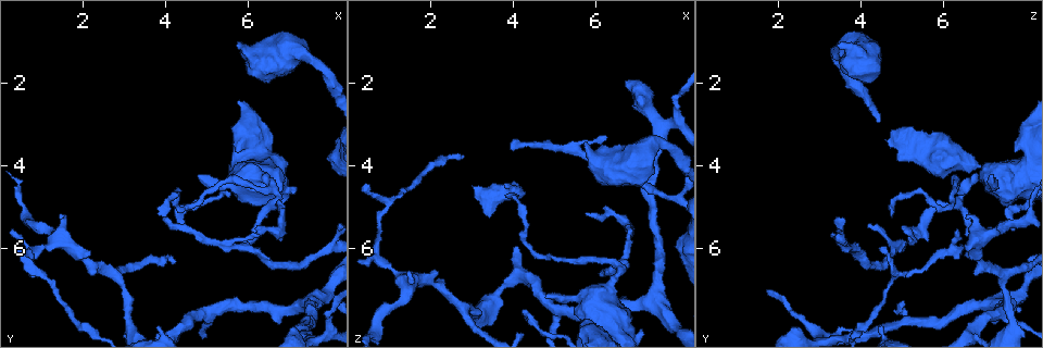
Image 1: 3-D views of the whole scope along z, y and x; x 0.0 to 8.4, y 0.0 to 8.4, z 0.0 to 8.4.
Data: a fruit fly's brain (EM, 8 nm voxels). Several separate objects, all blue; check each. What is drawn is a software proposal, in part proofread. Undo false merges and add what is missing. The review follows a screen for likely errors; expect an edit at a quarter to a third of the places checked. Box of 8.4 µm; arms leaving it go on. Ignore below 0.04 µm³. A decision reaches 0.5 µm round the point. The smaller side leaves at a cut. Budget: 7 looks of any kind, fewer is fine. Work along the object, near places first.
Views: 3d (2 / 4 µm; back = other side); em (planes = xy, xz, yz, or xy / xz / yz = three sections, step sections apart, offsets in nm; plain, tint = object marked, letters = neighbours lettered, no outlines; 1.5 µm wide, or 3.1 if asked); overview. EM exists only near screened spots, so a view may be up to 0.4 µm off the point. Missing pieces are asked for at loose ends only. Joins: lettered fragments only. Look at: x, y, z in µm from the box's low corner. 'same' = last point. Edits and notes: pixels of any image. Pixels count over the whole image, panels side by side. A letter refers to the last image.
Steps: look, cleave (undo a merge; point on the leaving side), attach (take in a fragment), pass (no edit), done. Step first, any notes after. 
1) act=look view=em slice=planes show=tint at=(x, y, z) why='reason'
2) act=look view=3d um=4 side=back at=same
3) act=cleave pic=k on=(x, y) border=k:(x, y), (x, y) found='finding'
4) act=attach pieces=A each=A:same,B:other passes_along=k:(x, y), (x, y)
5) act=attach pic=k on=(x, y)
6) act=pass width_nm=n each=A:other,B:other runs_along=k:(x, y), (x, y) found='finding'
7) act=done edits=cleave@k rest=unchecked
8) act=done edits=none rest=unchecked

act=look view=3d um=4 at=(5.75, 5.75, 5.20)

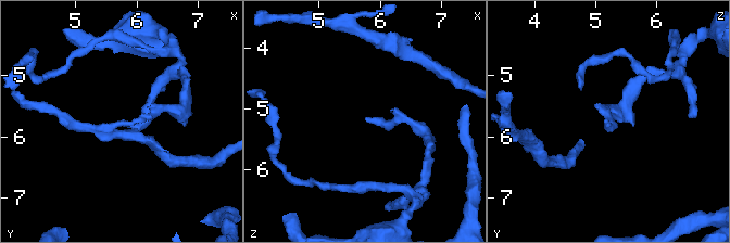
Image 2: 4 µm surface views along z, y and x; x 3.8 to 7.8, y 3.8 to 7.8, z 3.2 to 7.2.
act=look view=em slice=planes show=letters at=(5.70, 5.75, 5.15)

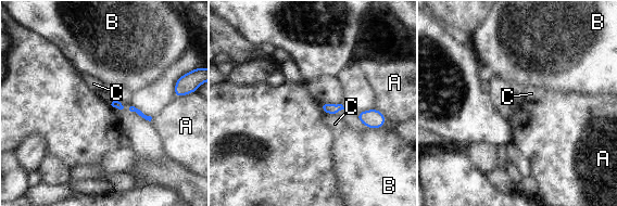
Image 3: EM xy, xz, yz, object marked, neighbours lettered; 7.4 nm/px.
act=pass each=A:other,B:other,C:other border=3:(375, 107), (387, 119) found='no lettered fragment goes on from it'

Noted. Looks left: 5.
act=look view=em slice=planes show=tint at=(6.55, 4.55, 6.45) why='calibre changes'

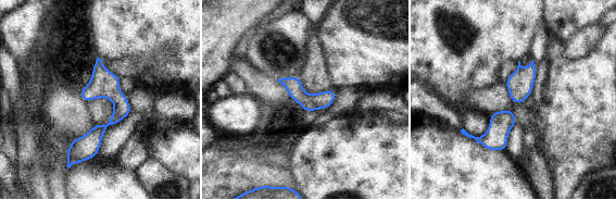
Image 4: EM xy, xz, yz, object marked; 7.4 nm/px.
act=look view=em slice=planes show=letters at=same why='see the neighbours'

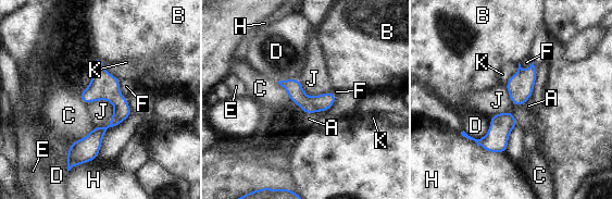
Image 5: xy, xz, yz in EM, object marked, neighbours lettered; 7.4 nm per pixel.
act=pass longest_contact=H:380nm each=A:other,B:other,C:other,D:other,E:other,F:other,H:other,J:other,K:other runs_along=5:(99, 64), (119, 116), (91, 148) found='all the same neuron'

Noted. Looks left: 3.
act=look view=3d um=2 at=(1.45, 5.85, 6.75) why='three-way junction'

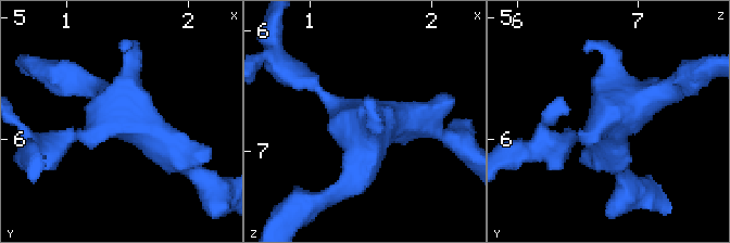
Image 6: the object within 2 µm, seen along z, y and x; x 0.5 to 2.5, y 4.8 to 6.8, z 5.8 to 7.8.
act=look view=em slice=yz step=8 show=tint at=(1.48, 5.82, 6.74) why='need the tissue'

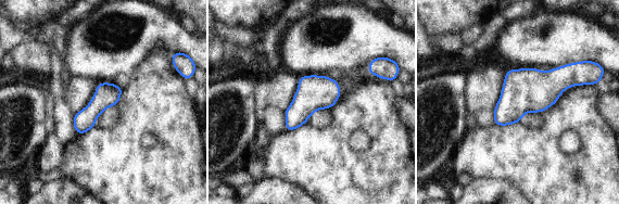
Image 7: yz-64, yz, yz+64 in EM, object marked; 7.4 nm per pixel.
act=look view=em slice=xz step=8 show=letters at=same

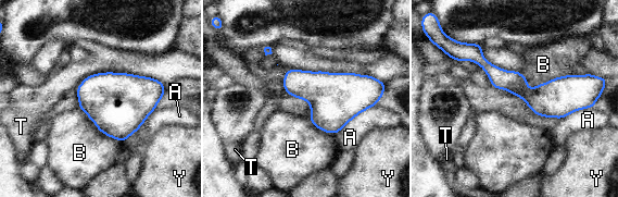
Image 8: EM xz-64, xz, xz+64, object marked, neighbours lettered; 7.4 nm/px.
act=pass width_nm=220 each=A:other,B:other,T:other,Y:other border=8:(520, 73), (530, 88), (572, 74) found='continuous, no second neuron'

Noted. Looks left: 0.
act=done edits=none rest=unchecked

